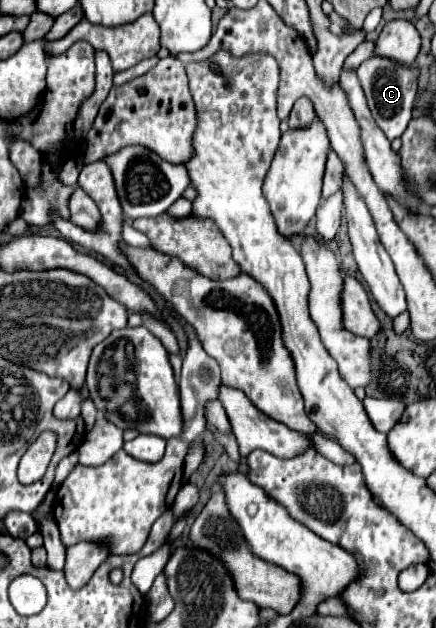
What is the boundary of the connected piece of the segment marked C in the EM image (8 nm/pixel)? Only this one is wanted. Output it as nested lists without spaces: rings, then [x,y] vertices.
[[[370,57],[368,61],[364,61],[358,67],[358,77],[360,77],[362,89],[366,93],[366,99],[368,99],[376,125],[384,131],[384,135],[390,141],[394,141],[396,137],[400,137],[406,131],[408,121],[412,119],[412,103],[416,99],[418,71],[414,67],[402,67],[390,59]]]

